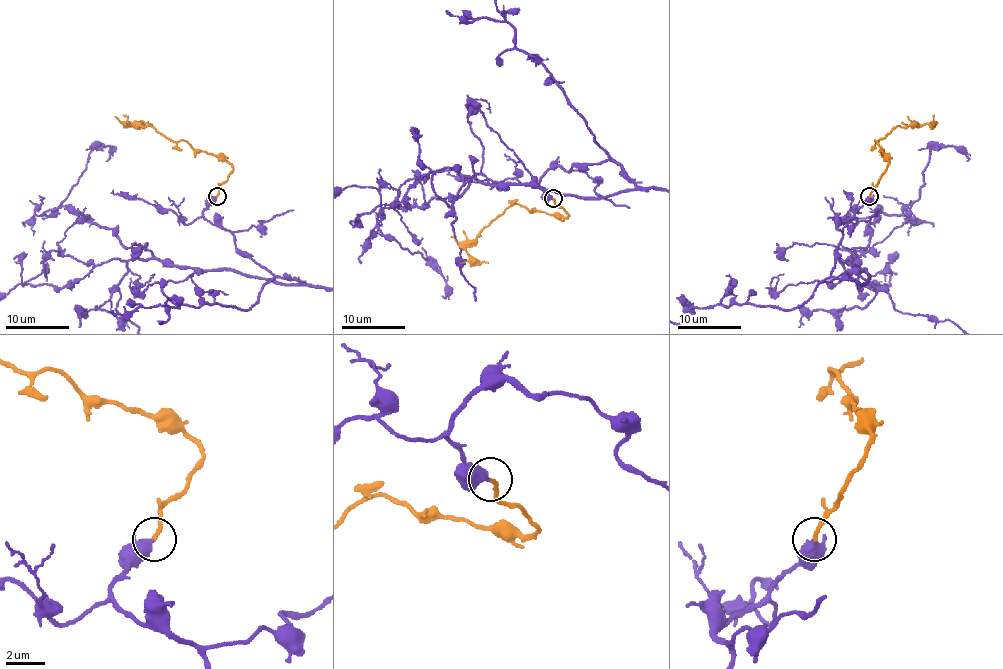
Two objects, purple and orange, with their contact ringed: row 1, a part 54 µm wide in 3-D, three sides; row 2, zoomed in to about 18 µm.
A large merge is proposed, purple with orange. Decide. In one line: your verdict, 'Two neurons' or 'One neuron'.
One neuron

